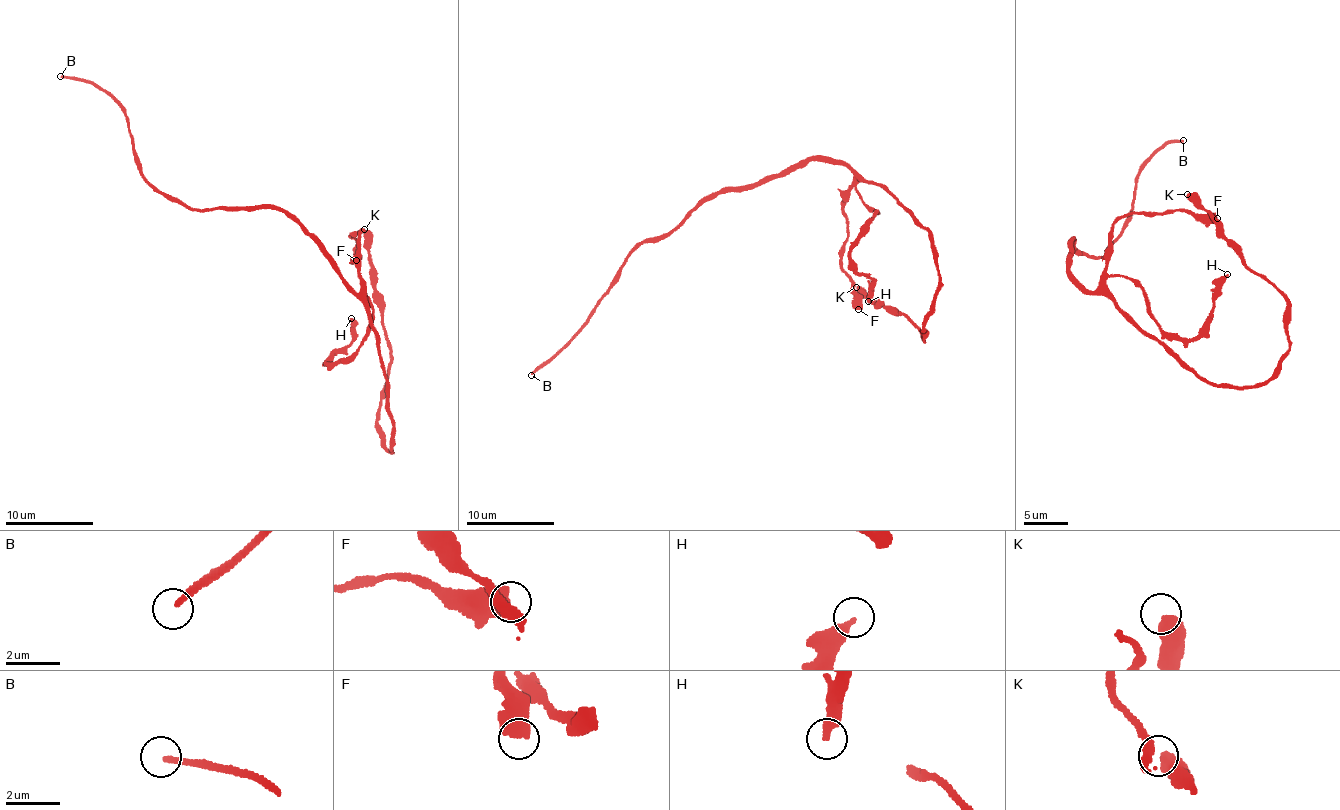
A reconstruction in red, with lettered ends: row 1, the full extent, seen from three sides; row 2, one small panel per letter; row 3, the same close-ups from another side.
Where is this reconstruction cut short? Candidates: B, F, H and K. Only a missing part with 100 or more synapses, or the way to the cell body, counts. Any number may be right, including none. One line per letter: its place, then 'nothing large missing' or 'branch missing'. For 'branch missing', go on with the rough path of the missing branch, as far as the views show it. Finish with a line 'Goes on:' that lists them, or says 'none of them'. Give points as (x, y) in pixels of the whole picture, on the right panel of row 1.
B: (1183, 140) | branch missing
F: (1217, 218) | nothing large missing
H: (1227, 274) | nothing large missing
K: (1187, 194) | nothing large missing
Goes on: B

